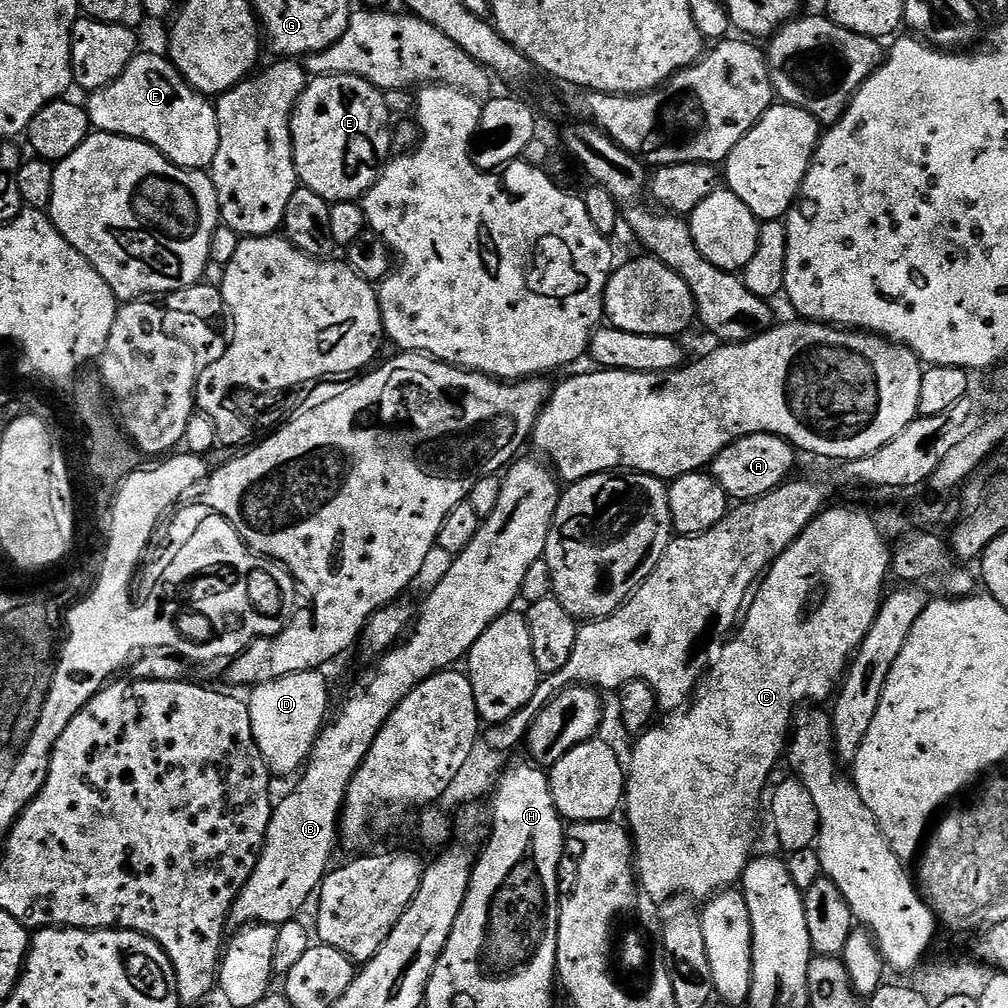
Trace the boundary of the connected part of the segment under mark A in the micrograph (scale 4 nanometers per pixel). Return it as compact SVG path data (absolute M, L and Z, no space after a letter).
M755 432L738 438L722 449L711 462L710 474L733 501L756 500L779 488L795 473L792 471L796 468L796 456L798 457L797 449L782 437Z

